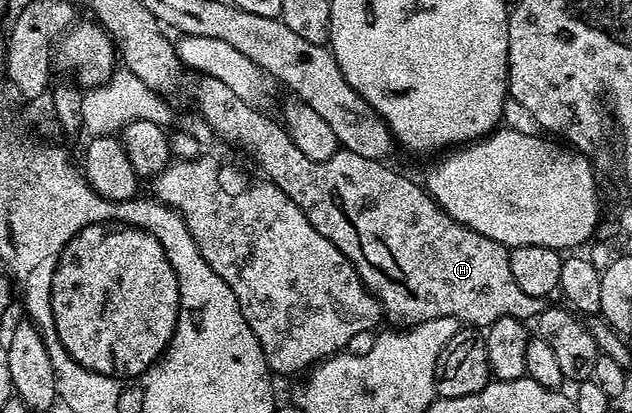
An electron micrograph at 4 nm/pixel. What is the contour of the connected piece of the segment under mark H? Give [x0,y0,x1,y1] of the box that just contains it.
[194,75,544,329]

